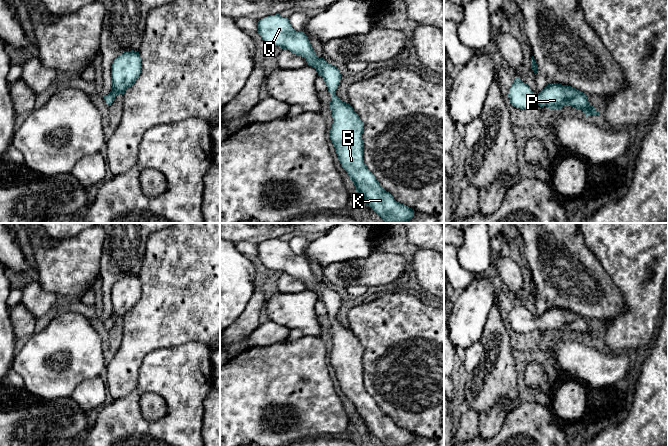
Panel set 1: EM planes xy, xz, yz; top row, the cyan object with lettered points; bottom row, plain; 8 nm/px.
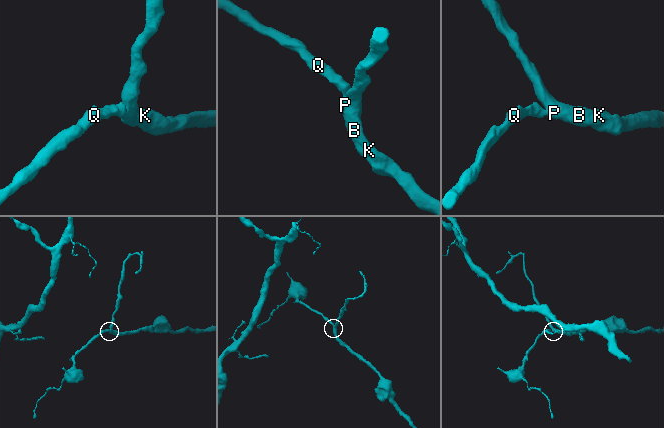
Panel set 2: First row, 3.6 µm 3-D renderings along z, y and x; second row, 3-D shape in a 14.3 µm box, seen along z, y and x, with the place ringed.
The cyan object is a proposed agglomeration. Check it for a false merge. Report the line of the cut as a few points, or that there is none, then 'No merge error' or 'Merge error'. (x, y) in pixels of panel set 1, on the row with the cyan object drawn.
No split. No merge error

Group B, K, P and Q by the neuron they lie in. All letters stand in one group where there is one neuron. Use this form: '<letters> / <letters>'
B K P Q

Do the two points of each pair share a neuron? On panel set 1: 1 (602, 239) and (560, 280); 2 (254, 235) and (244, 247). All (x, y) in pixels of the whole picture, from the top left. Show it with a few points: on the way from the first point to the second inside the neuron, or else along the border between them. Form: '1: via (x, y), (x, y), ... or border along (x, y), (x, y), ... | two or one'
1: border along (580, 233), (584, 243), (597, 258), (604, 270) | two
2: border along (235, 243), (249, 241), (257, 245) | two

